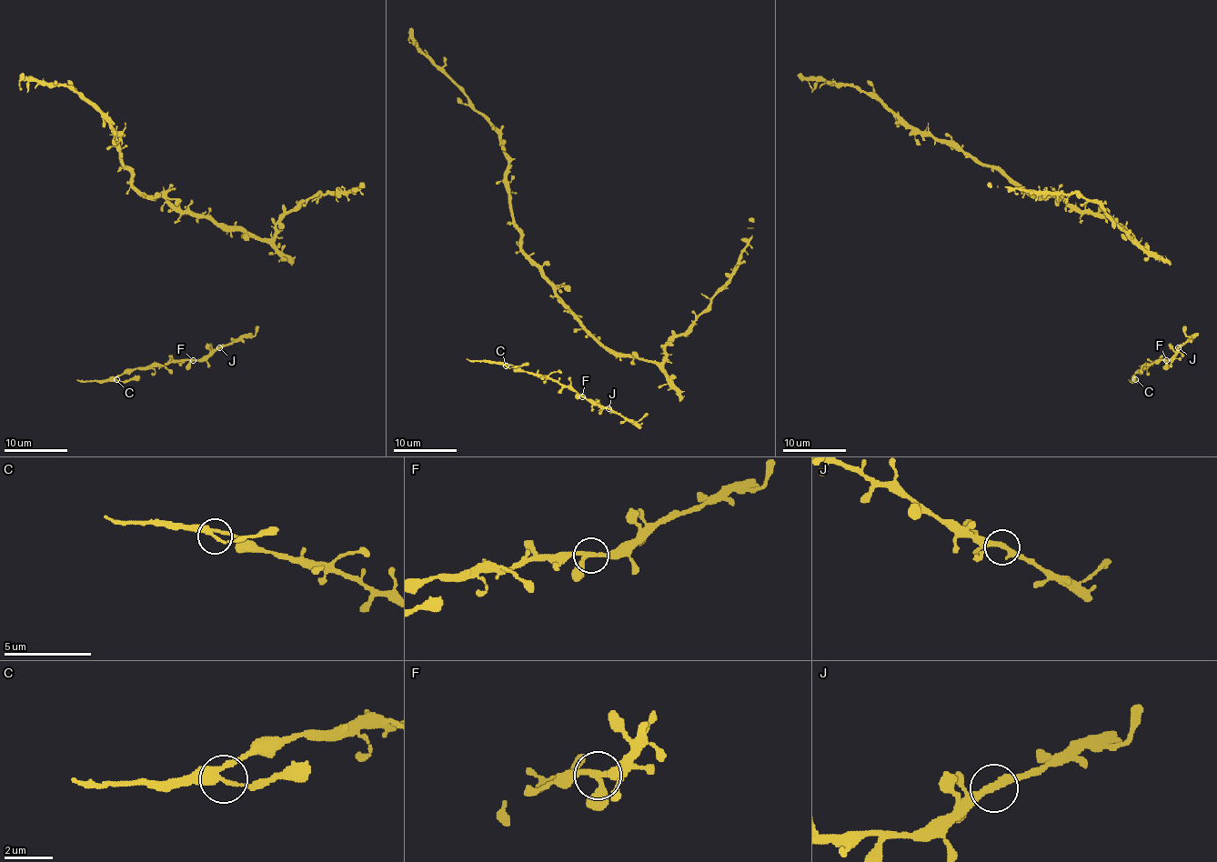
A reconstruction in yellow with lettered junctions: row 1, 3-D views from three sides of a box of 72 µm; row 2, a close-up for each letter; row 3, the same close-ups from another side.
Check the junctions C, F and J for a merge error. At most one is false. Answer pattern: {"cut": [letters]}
{"cut": ["C"]}

